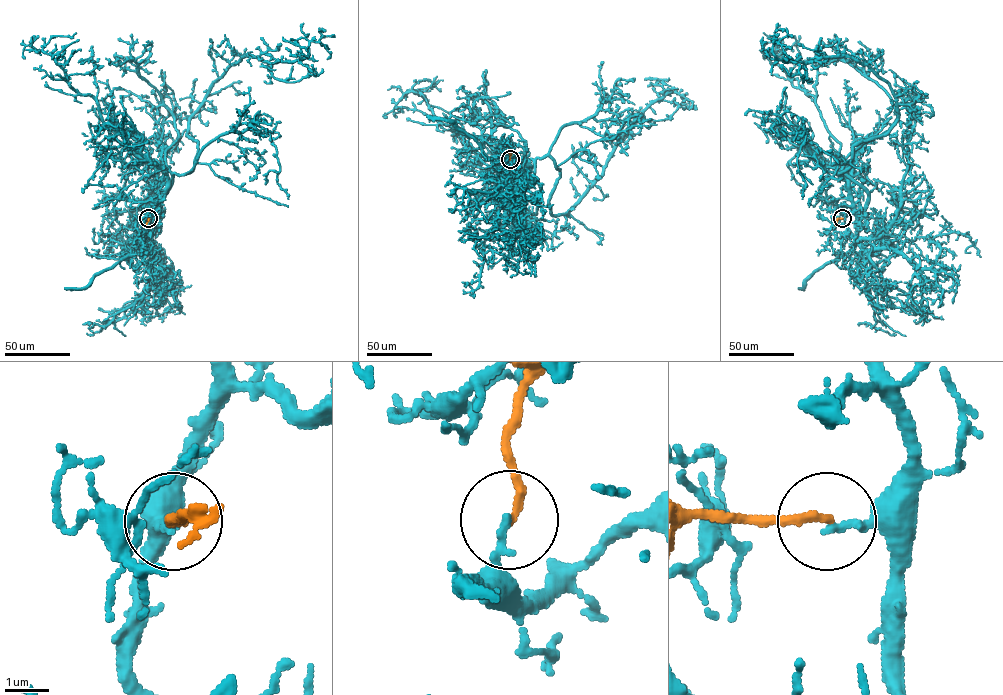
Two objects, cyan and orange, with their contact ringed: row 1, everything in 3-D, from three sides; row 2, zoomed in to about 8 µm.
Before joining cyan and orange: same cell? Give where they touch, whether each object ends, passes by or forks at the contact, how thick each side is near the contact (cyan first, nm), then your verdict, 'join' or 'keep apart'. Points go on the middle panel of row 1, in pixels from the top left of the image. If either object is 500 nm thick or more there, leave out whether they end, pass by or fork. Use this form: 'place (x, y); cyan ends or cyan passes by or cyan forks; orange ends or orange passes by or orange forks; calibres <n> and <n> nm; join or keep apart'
place (510, 159); cyan ends; orange ends; calibres 170 and 180 nm; keep apart

